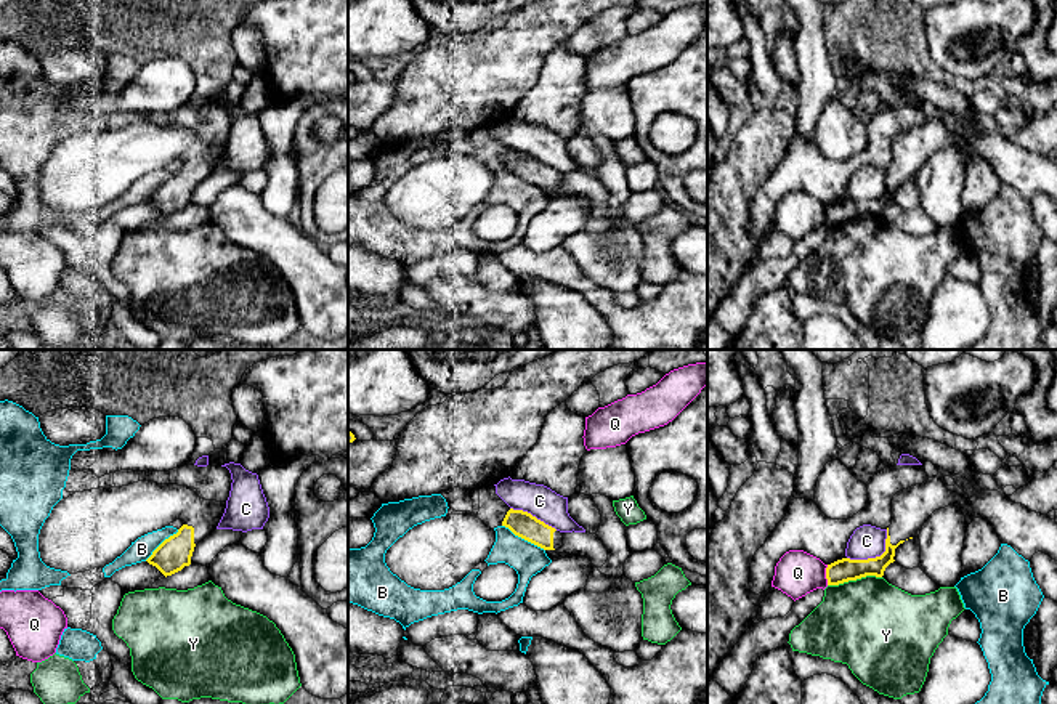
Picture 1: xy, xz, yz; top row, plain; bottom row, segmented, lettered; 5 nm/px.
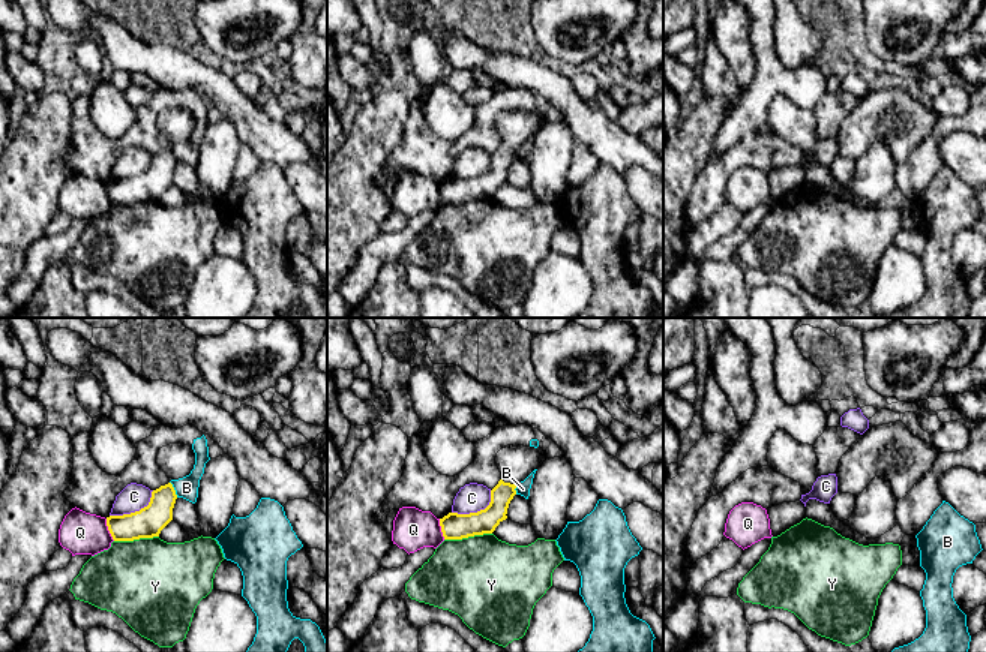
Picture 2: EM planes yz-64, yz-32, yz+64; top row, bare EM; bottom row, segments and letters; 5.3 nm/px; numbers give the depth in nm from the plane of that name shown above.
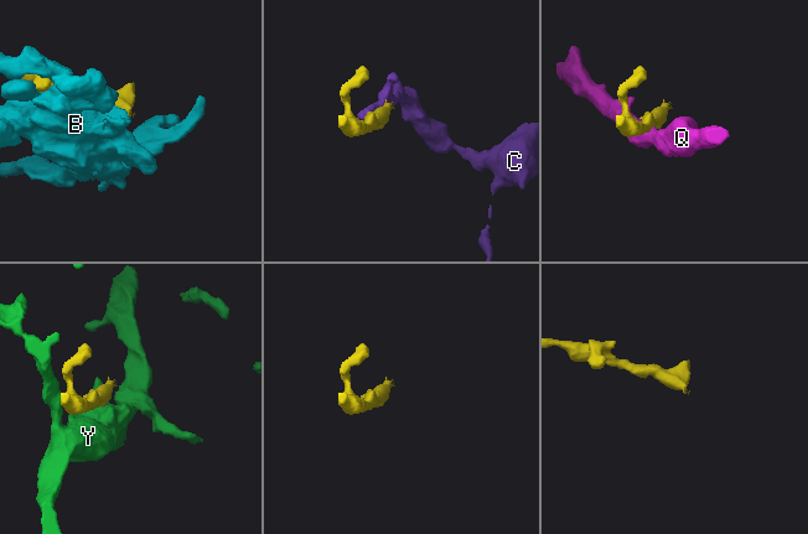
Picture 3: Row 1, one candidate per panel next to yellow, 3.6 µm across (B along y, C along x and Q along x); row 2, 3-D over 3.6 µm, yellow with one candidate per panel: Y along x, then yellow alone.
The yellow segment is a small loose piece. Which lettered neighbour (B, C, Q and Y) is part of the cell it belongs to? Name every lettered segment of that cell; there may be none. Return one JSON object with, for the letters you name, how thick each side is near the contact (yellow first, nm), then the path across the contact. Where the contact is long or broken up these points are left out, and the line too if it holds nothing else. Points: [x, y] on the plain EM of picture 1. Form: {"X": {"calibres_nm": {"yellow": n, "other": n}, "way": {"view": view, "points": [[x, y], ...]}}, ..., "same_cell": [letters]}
{"same_cell": []}

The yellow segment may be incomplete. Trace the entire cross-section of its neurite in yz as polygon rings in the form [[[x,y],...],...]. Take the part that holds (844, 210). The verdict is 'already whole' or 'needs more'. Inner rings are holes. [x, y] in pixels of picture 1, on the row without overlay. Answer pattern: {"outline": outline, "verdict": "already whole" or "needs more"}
{"outline": [[[938,114],[922,125],[897,133],[892,140],[892,165],[887,168],[885,192],[868,200],[837,200],[826,208],[828,226],[839,226],[866,216],[882,218],[893,204],[895,189],[908,180],[919,178],[929,157],[948,146],[958,148],[970,165],[975,159],[969,136],[958,127],[948,127]]], "verdict": "needs more"}

